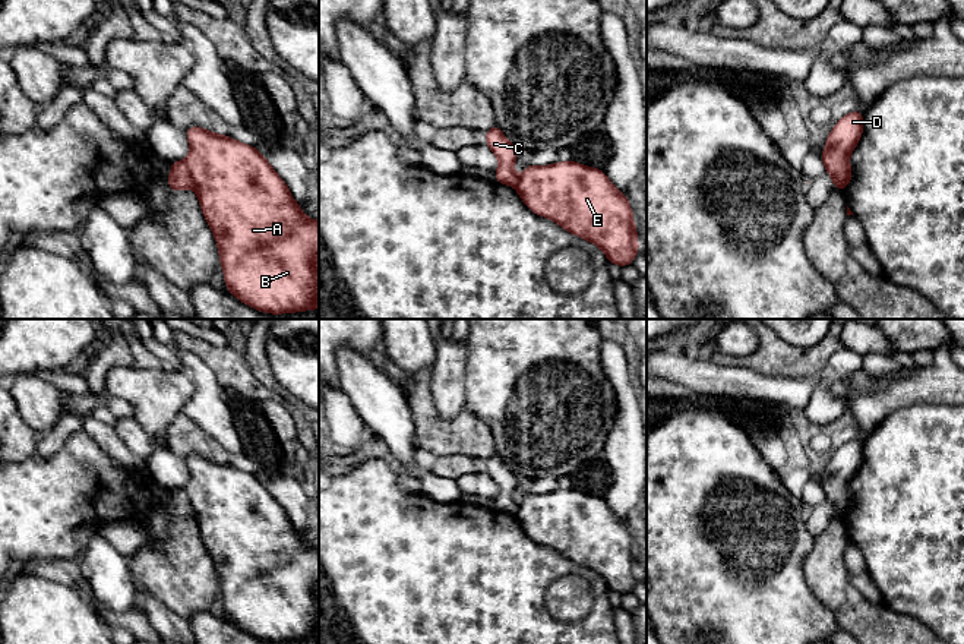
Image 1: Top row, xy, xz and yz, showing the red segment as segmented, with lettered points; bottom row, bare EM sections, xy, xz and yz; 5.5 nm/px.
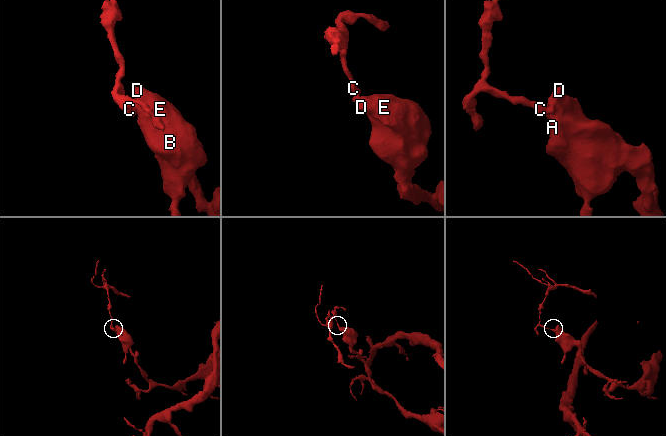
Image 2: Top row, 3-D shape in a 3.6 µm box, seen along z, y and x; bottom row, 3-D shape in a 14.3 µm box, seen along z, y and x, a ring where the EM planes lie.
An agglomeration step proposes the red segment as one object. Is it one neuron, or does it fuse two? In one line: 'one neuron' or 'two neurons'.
two neurons

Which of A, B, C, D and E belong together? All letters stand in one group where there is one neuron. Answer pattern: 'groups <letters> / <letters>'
groups A B D E / C

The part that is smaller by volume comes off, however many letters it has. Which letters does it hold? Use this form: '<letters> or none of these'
C

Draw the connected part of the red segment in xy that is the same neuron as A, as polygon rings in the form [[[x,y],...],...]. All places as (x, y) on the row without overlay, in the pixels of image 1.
[[[199,454],[184,461],[190,473],[184,490],[216,568],[228,619],[265,641],[317,637],[319,549],[303,542],[287,511],[256,476]]]

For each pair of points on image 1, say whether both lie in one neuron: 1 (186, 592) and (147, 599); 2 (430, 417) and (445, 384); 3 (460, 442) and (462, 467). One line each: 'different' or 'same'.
1: different
2: different
3: different

